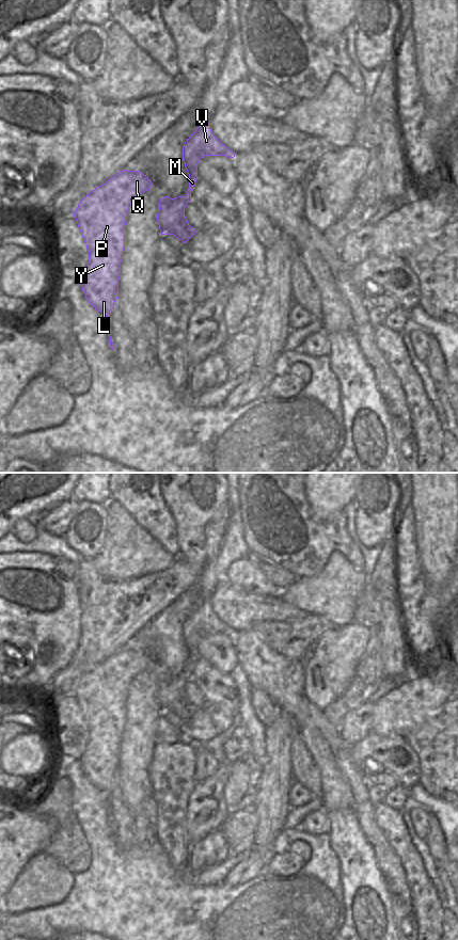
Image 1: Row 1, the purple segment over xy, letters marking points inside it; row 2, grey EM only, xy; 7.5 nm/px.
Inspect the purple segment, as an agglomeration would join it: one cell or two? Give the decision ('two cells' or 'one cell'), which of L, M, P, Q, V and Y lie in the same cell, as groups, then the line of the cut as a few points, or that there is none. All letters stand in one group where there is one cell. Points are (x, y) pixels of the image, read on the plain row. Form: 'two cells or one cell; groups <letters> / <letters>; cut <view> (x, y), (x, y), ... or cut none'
two cells; groups L P Q Y / M V; cut xy (171, 676), (171, 684), (179, 692), (188, 710), (187, 717)

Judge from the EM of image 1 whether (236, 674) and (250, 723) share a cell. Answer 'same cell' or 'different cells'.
same cell

